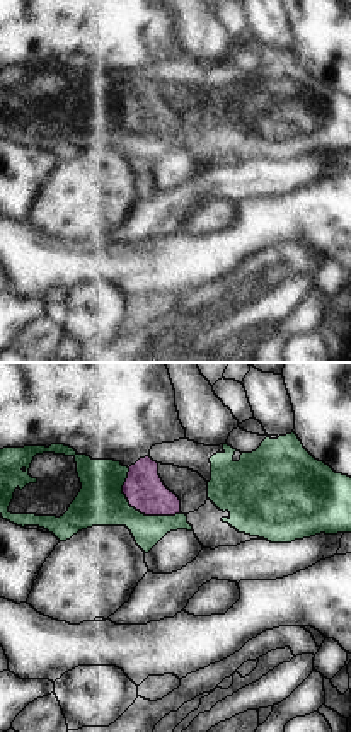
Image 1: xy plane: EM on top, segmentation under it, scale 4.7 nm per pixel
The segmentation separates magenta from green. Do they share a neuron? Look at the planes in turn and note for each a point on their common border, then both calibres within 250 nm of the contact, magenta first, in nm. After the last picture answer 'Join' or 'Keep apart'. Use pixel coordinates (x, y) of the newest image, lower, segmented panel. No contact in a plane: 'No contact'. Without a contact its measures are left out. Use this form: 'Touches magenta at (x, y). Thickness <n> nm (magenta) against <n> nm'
Touches magenta at (137, 509). Thickness 190 nm (magenta) against 220 nm

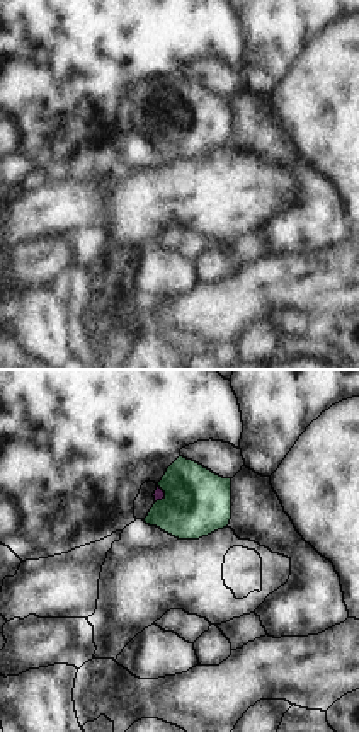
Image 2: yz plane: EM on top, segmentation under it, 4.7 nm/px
Touches magenta at (164, 494). Thickness 50 nm (magenta) against 320 nm

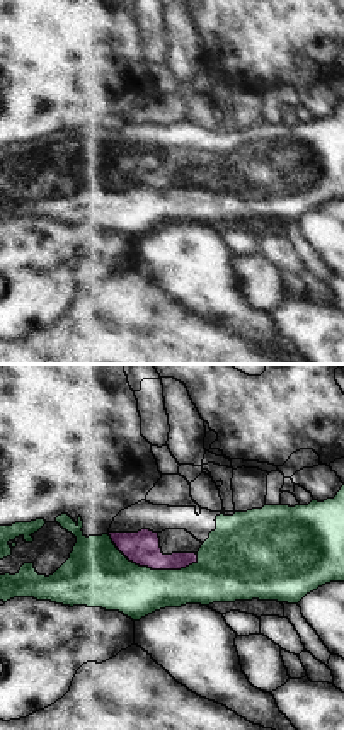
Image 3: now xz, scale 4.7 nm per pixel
Touches magenta at (152, 569). Thickness 160 nm (magenta) against 300 nm

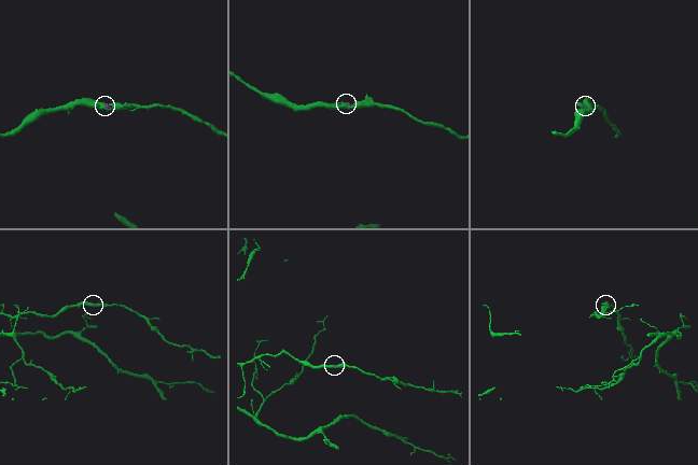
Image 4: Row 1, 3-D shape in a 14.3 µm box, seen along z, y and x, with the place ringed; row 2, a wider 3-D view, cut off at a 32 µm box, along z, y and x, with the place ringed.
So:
Join

